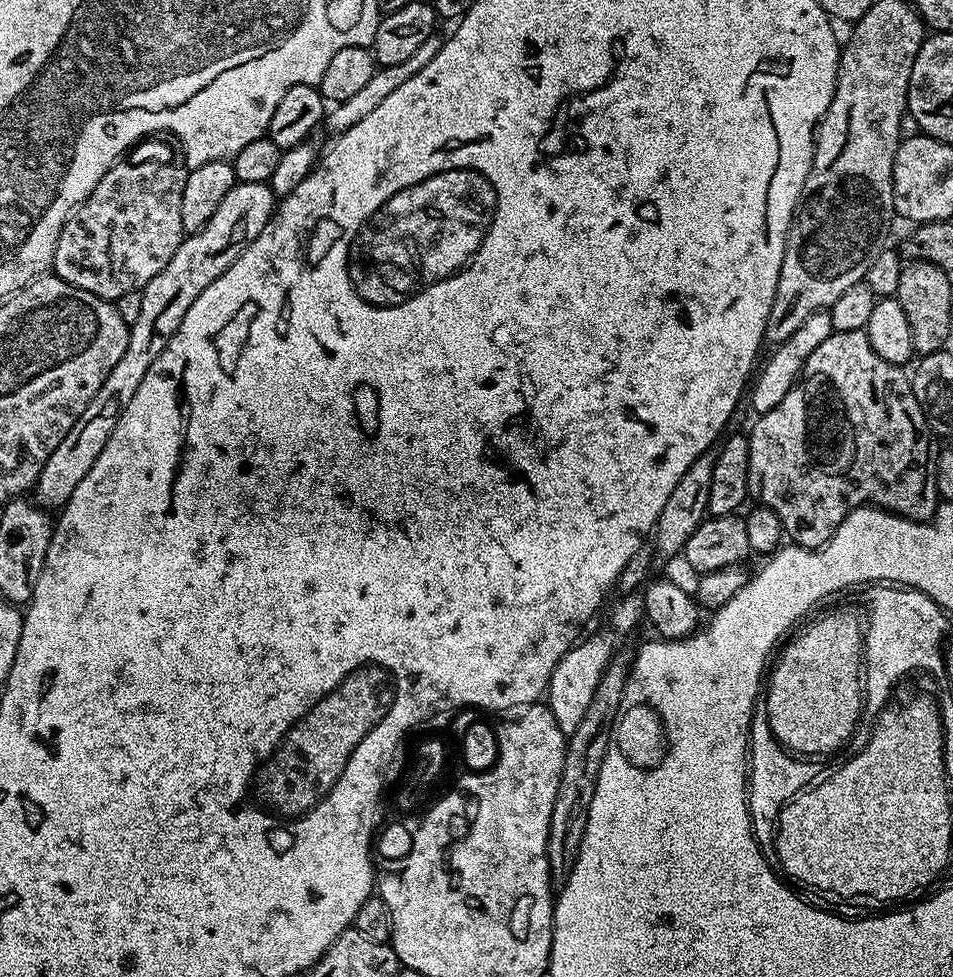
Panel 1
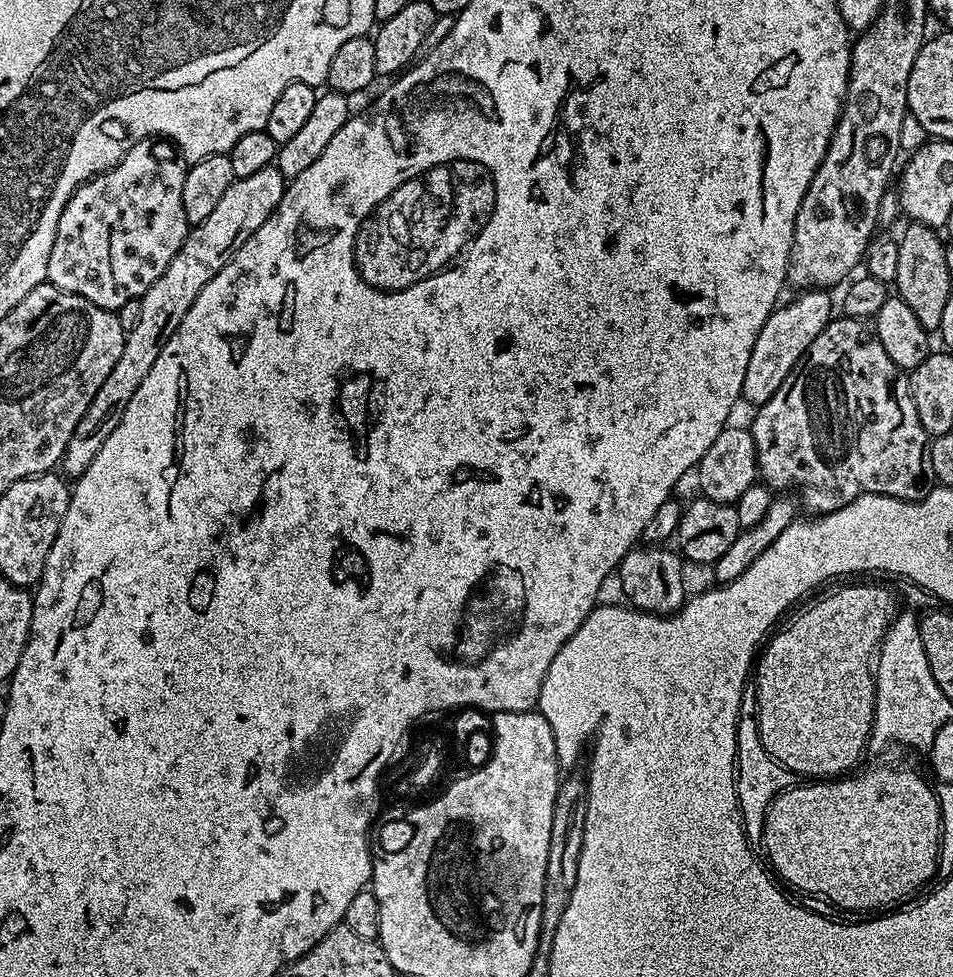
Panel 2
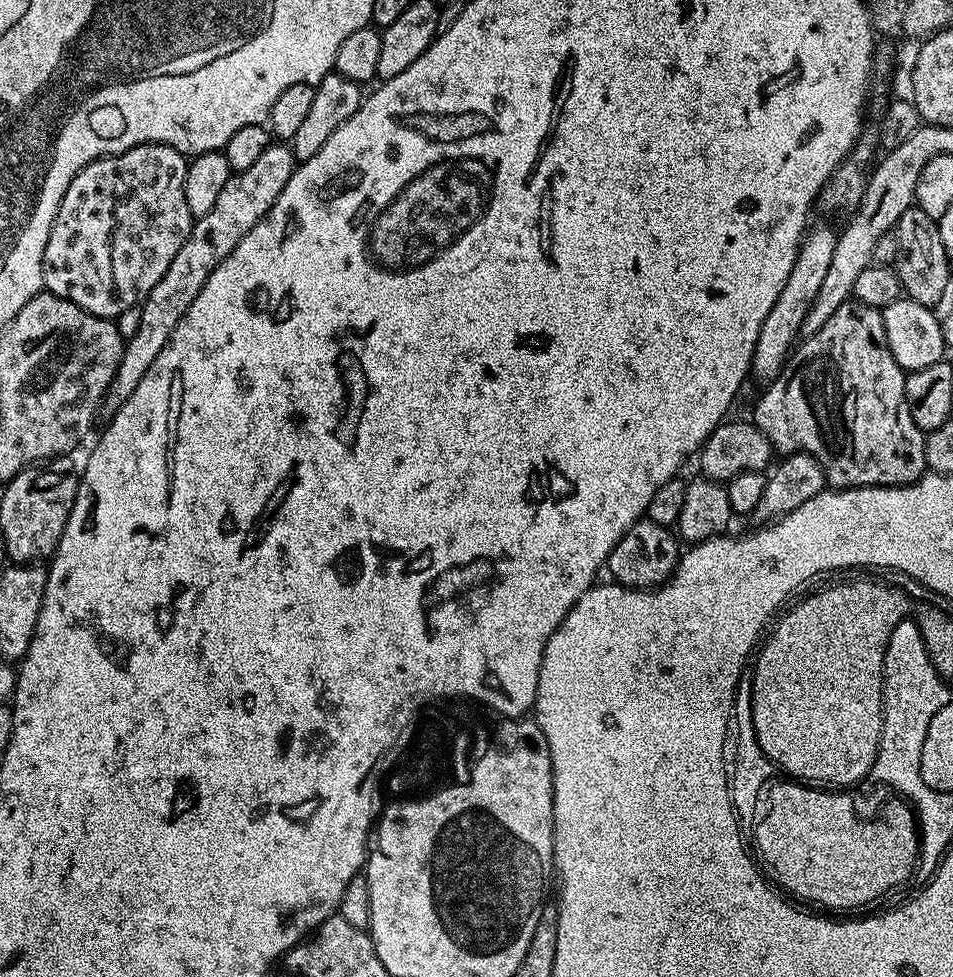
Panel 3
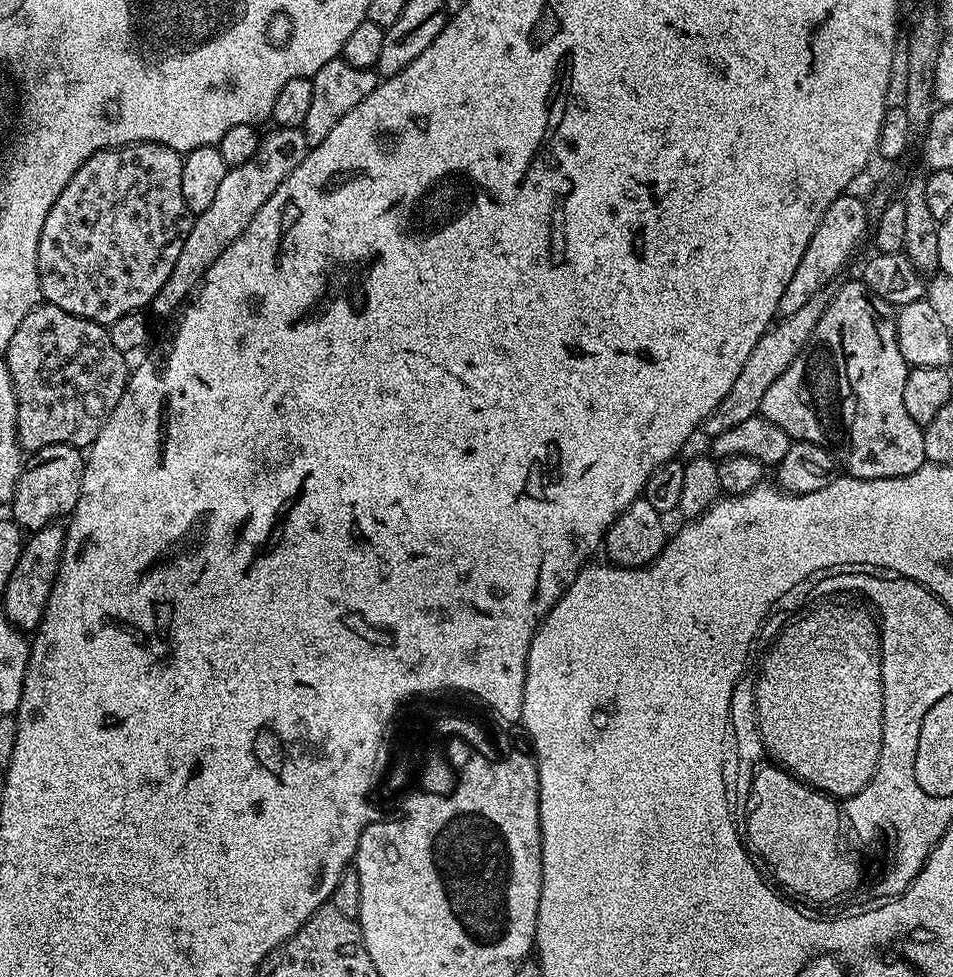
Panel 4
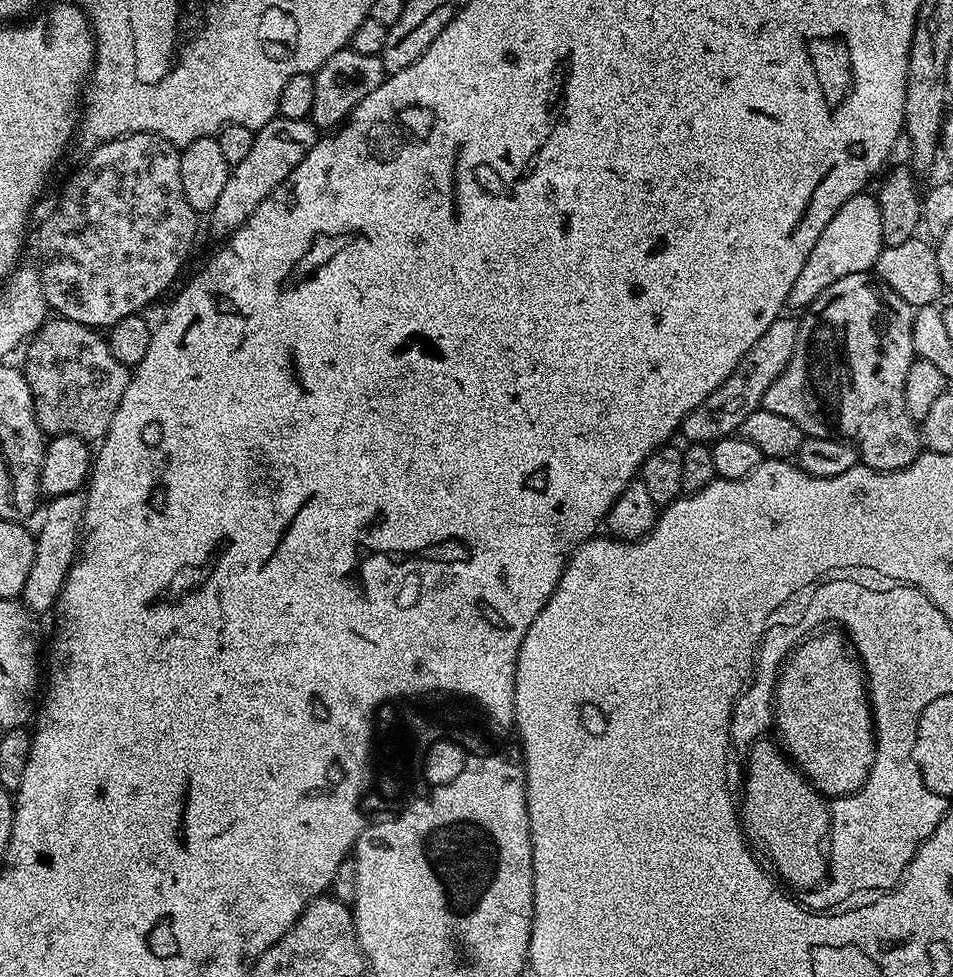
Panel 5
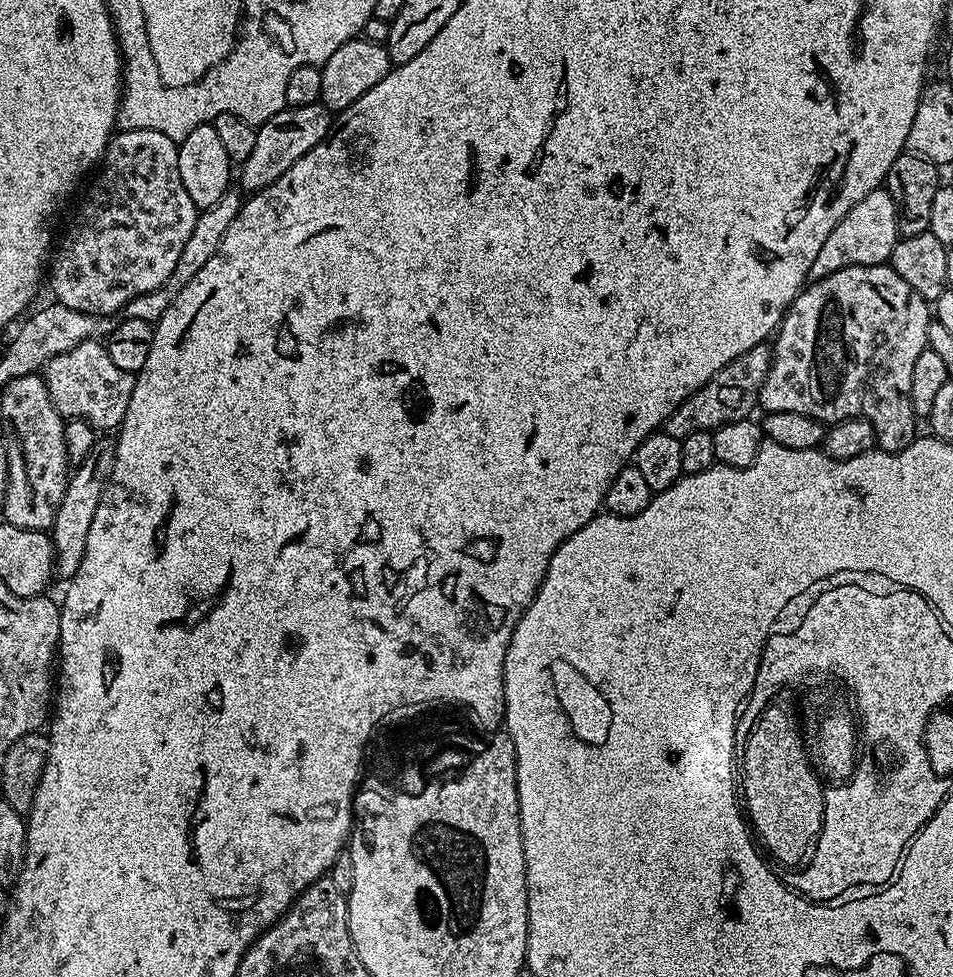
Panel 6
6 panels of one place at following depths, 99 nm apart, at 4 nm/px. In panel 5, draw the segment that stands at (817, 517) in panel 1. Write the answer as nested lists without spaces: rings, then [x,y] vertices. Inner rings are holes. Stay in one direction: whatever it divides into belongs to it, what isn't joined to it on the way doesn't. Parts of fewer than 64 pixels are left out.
[[[866,272],[846,274],[846,278],[838,278],[838,282],[834,282],[822,295],[816,297],[814,304],[815,307],[807,313],[809,316],[799,321],[800,337],[792,360],[770,386],[770,390],[766,390],[762,407],[768,412],[782,414],[782,418],[790,418],[794,426],[804,431],[805,437],[831,437],[832,420],[836,420],[836,428],[840,431],[837,433],[855,444],[863,467],[879,472],[897,472],[910,466],[922,451],[921,429],[906,410],[906,370],[910,370],[914,359],[914,309],[902,298],[898,298],[894,290],[877,280],[875,275]]]

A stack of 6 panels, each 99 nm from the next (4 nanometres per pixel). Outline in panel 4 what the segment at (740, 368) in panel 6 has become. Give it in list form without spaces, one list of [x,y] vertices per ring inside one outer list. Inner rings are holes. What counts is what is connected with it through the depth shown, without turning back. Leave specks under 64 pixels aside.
[[[827,291],[816,293],[810,298],[810,302],[806,302],[806,306],[794,310],[794,314],[784,316],[779,323],[765,332],[764,337],[758,342],[758,346],[754,346],[750,358],[746,358],[746,366],[742,366],[742,374],[738,374],[734,386],[730,386],[730,394],[726,394],[726,398],[722,398],[720,405],[704,421],[702,432],[705,432],[705,437],[718,436],[726,430],[731,430],[734,426],[746,422],[746,418],[759,413],[762,398],[766,398],[766,390],[770,390],[770,386],[774,386],[774,382],[778,382],[778,378],[792,365],[794,358],[798,358],[798,354],[802,354],[804,347],[810,342],[810,338],[814,334],[814,326],[818,326],[829,299]]]

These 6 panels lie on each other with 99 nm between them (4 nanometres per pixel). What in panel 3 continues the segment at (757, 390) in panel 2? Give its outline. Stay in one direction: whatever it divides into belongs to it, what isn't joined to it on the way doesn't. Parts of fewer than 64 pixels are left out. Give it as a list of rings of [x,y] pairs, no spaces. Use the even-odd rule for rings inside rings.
[[[814,228],[801,240],[800,249],[794,258],[794,266],[790,270],[790,278],[786,278],[786,286],[782,286],[778,302],[774,302],[770,314],[766,314],[766,322],[762,322],[762,330],[754,346],[750,372],[753,377],[757,376],[758,379],[764,380],[763,382],[775,380],[777,374],[788,363],[789,355],[800,336],[802,322],[818,294],[818,286],[822,286],[822,278],[826,278],[826,270],[830,270],[830,258],[834,258],[837,229]]]

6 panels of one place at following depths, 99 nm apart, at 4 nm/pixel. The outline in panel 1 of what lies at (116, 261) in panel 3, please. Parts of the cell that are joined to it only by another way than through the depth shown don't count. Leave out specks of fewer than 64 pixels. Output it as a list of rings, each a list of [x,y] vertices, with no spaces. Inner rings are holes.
[[[145,138],[141,140],[127,155],[112,165],[112,169],[105,174],[102,182],[98,182],[98,186],[94,186],[94,190],[84,199],[84,203],[68,217],[67,222],[62,226],[62,230],[60,231],[58,246],[54,250],[54,258],[52,259],[52,268],[58,278],[70,282],[70,286],[78,286],[90,294],[101,296],[103,300],[114,302],[118,298],[122,298],[122,294],[130,294],[131,292],[143,290],[150,282],[150,278],[154,278],[162,270],[166,270],[166,262],[170,262],[170,258],[174,258],[174,250],[178,250],[178,246],[184,241],[186,235],[182,226],[182,190],[186,187],[186,178],[190,169],[184,162],[183,151],[177,150],[175,147],[172,149],[164,140],[167,139]]]

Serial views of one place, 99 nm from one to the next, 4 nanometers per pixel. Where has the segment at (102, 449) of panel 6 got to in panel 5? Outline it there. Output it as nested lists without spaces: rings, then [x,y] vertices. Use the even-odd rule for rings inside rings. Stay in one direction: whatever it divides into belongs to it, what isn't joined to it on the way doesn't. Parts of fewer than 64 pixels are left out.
[[[83,491],[71,492],[70,494],[62,494],[61,496],[53,496],[51,499],[47,501],[48,505],[43,505],[42,515],[39,517],[40,520],[40,529],[37,527],[35,529],[34,535],[36,538],[36,553],[34,554],[34,566],[30,566],[30,574],[26,574],[26,586],[24,587],[22,593],[22,603],[25,608],[28,609],[29,612],[33,614],[39,614],[39,612],[48,612],[51,613],[53,609],[55,609],[56,602],[60,598],[60,591],[62,590],[62,586],[66,582],[66,578],[68,577],[68,572],[72,569],[72,563],[76,560],[76,554],[80,546],[80,529],[84,527],[84,511],[86,510],[86,496]]]

